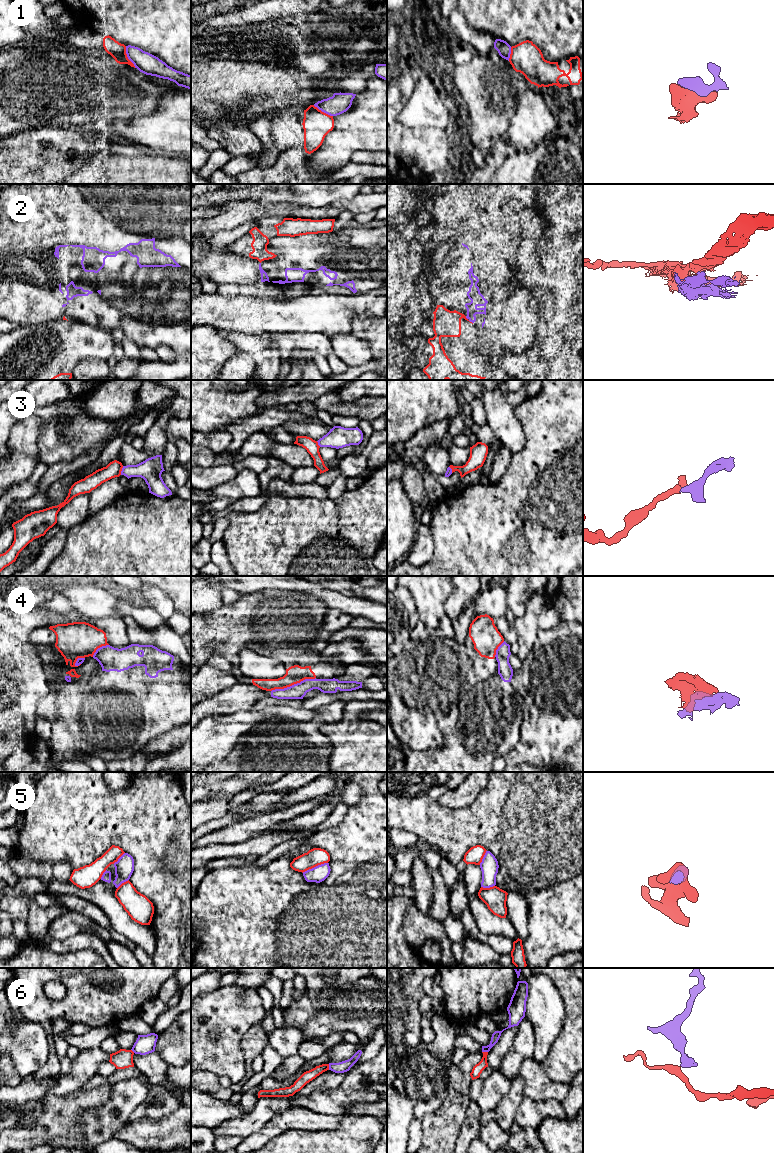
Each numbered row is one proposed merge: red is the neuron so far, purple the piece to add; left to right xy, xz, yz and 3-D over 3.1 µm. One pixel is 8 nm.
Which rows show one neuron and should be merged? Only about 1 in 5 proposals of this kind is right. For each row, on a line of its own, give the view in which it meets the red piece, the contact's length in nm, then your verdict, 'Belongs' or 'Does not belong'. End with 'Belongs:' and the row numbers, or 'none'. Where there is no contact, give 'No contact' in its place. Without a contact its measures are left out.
1: Touches red in xy. Shared border 190 nm. Does not belong
2: Touches red in yz. Shared border 90 nm. Does not belong
3: Touches red in xy. Shared border 80 nm. Does not belong
4: Touches red in xz. Shared border 380 nm. Does not belong
5: Touches red in xz. Shared border 220 nm. Does not belong
6: Touches red in xz. Shared border 50 nm. Does not belong
Belongs: none

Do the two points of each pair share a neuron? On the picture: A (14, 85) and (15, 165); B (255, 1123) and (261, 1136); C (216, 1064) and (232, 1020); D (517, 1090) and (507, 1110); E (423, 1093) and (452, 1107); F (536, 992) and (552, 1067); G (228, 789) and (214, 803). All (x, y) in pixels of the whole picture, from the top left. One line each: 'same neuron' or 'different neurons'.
A: different neurons
B: different neurons
C: same neuron
D: same neuron
E: different neurons
F: different neurons
G: different neurons

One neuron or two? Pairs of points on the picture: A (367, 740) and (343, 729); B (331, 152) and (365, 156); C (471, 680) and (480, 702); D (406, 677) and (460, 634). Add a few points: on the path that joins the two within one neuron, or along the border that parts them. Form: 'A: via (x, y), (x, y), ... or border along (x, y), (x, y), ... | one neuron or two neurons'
A: via (361, 740), (354, 740), (349, 735) | one neuron
B: border along (376, 150), (357, 150), (350, 161) | two neurons
C: border along (484, 682), (477, 681), (466, 687), (457, 702) | two neurons
D: border along (462, 643), (460, 645) | two neurons

